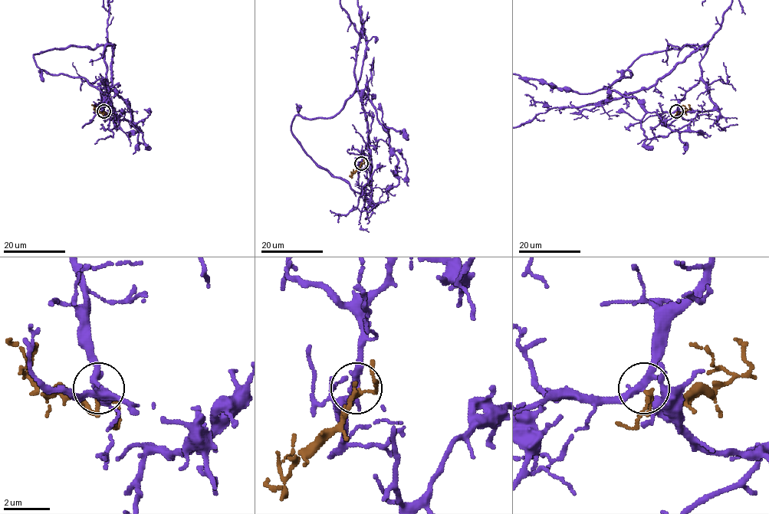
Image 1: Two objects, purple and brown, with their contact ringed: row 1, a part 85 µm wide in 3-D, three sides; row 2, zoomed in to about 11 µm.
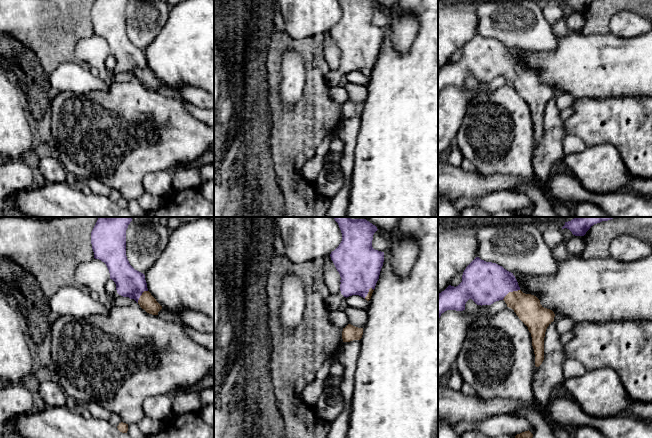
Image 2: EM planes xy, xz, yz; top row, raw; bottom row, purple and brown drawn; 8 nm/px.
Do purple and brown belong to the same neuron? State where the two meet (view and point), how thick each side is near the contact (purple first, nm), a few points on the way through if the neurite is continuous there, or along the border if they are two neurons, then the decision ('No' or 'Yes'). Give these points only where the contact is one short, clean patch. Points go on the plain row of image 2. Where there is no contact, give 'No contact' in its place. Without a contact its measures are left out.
Touches purple at yz (510, 67). Thickness 340 nm (purple) against 220 nm. Path across: yz (484, 58), (501, 60), (510, 67), (527, 83). Yes

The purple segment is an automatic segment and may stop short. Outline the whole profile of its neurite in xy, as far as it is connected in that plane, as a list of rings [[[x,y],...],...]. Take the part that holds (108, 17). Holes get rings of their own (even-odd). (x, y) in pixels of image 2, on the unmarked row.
[[[95,0],[91,8],[94,34],[106,40],[119,71],[134,75],[147,89],[158,91],[162,82],[148,67],[145,51],[135,46],[127,35],[128,1]]]

